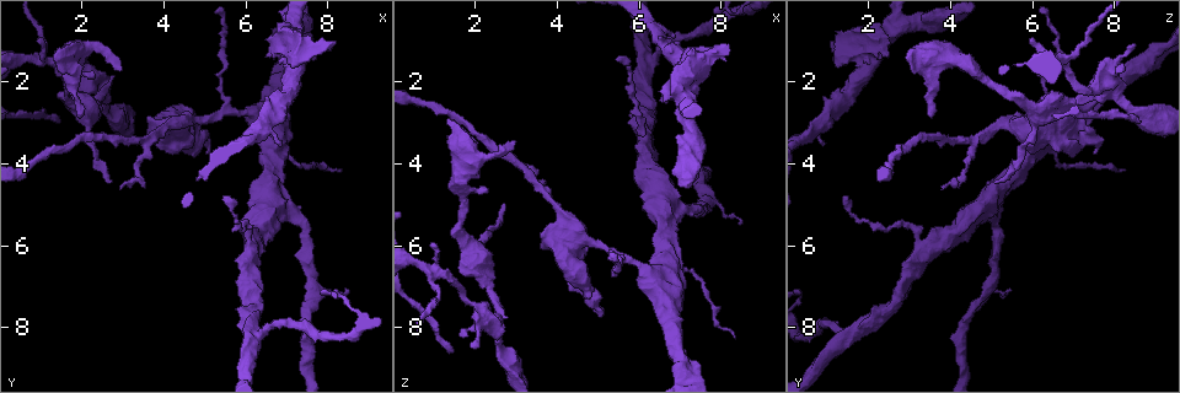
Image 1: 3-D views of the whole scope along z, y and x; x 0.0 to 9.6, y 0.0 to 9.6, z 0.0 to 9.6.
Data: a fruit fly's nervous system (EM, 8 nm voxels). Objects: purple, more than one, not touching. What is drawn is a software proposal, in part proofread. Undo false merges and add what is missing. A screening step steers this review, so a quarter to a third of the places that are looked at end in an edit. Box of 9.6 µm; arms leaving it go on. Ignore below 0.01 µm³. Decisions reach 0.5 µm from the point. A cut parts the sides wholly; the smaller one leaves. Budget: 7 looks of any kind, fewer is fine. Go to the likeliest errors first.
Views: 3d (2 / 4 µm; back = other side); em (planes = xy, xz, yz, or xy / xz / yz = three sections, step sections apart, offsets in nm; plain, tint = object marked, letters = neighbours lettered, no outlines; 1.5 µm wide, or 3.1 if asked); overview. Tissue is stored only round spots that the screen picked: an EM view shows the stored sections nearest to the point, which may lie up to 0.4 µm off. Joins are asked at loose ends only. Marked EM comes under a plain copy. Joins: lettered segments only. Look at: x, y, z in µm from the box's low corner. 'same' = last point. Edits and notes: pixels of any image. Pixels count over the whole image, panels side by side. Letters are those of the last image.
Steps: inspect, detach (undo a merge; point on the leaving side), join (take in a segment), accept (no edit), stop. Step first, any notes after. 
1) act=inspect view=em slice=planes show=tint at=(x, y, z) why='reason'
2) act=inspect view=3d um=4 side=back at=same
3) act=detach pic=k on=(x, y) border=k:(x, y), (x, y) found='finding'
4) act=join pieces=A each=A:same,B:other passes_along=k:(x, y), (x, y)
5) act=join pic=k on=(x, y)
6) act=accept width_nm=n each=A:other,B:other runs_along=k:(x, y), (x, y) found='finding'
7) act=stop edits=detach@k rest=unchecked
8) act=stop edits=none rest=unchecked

act=inspect view=3d um=2 at=(2.45, 2.25, 7.40) why='four or more arms meet'

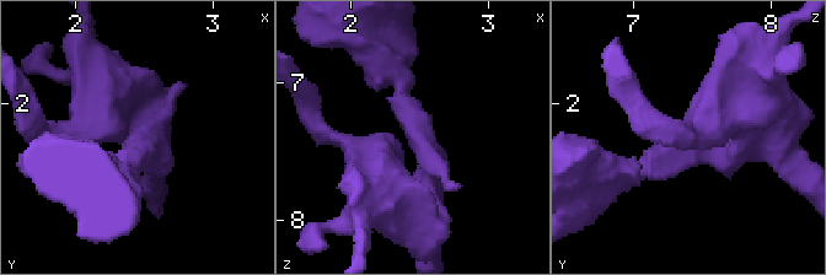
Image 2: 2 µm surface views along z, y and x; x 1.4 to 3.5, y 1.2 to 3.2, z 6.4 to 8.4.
act=inspect view=em slice=yz step=4 show=tint at=(2.48, 2.26, 7.42) why='shape alone is not enough'

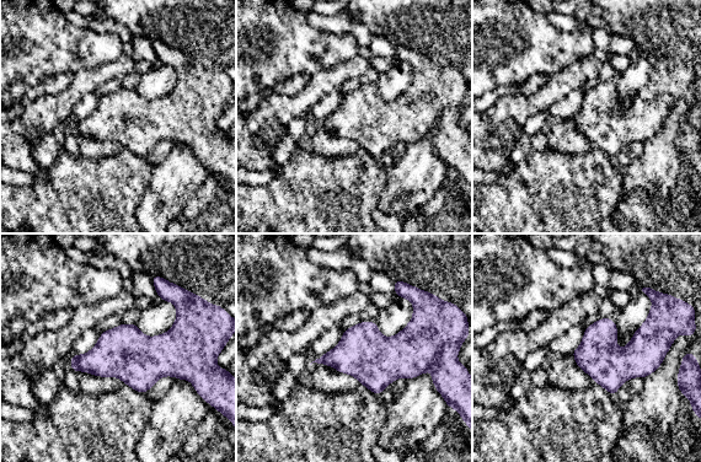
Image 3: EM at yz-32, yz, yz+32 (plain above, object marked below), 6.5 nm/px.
act=inspect view=em slice=yz step=4 show=letters at=same why='what lies round it'

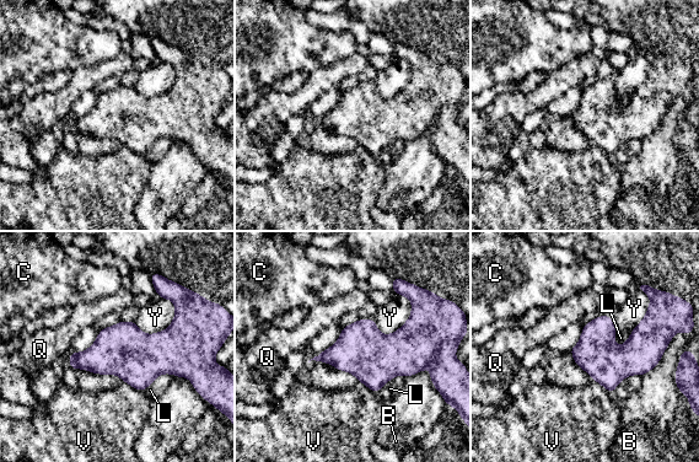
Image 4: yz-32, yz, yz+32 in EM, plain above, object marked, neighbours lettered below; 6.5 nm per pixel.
act=accept longest_contact=Y:280nm each=B:other,C:other,L:other,Q:other,V:other,Y:other border=4:(176, 315), (150, 334), (134, 323) found='one neuron here'

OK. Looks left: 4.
act=inspect view=3d um=4 at=(5.55, 2.70, 6.35) why='abrupt turn'

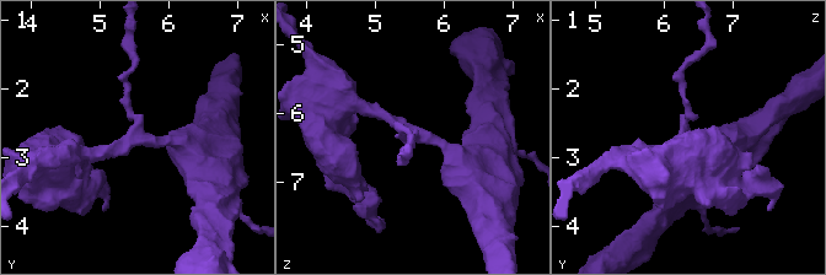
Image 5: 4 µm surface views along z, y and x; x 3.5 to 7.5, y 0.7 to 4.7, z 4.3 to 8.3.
act=inspect view=em slice=xz step=8 show=tint at=(5.55, 2.70, 6.30) arms=3

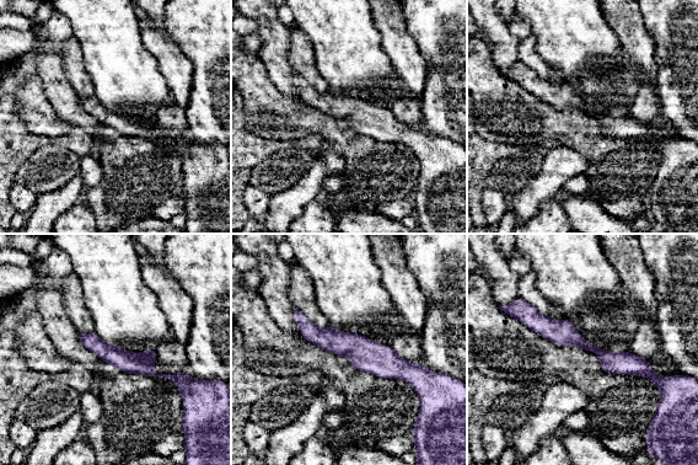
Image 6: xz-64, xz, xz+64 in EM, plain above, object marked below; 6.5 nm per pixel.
act=inspect view=em slice=xz step=8 show=letters at=same

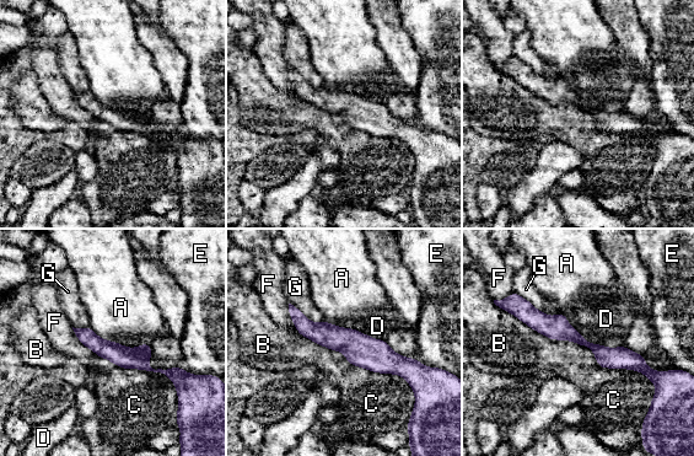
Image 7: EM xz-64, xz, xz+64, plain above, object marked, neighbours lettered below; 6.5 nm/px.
act=accept each=A:other,B:other,C:other,D:other,E:other,F:other,G:other runs_along=7:(518, 311), (646, 371) found='continuous, no second neuron'

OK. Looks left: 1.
act=stop edits=none rest=unchecked

